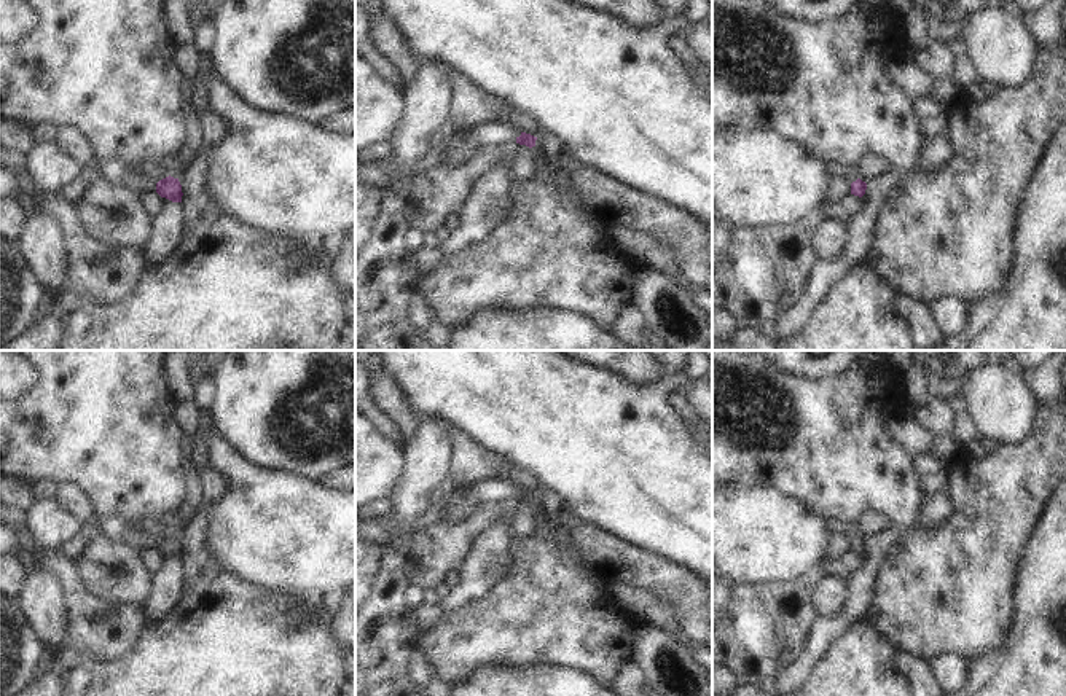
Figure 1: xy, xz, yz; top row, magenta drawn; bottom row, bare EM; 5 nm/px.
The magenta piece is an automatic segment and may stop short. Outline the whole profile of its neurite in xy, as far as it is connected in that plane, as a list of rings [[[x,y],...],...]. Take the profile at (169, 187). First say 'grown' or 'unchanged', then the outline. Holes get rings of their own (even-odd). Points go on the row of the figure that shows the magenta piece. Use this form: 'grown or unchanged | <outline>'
grown | [[[102,159],[99,167],[102,178],[127,188],[139,196],[156,191],[161,197],[172,202],[182,202],[183,193],[178,178],[169,175],[159,182],[148,180],[147,177],[137,174],[132,167],[127,167],[116,159]]]

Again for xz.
grown | [[[483,123],[475,126],[468,129],[467,135],[464,137],[464,143],[475,151],[483,145],[502,145],[511,142],[532,148],[535,147],[535,140],[537,137],[526,132],[521,132],[518,137],[510,127],[499,126],[496,123]]]

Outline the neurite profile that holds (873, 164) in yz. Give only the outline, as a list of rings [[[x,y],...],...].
[[[870,153],[864,156],[859,164],[859,178],[865,183],[892,167],[892,162],[881,153]]]

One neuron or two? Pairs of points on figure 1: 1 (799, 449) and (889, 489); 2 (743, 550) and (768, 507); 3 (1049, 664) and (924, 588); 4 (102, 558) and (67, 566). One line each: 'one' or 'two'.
1: one
2: one
3: two
4: two

